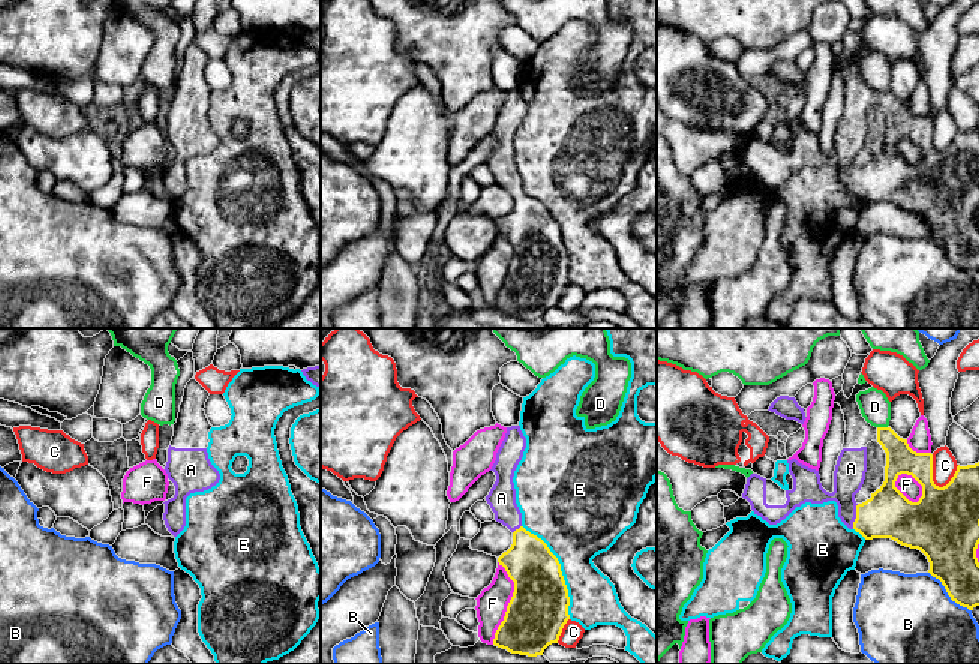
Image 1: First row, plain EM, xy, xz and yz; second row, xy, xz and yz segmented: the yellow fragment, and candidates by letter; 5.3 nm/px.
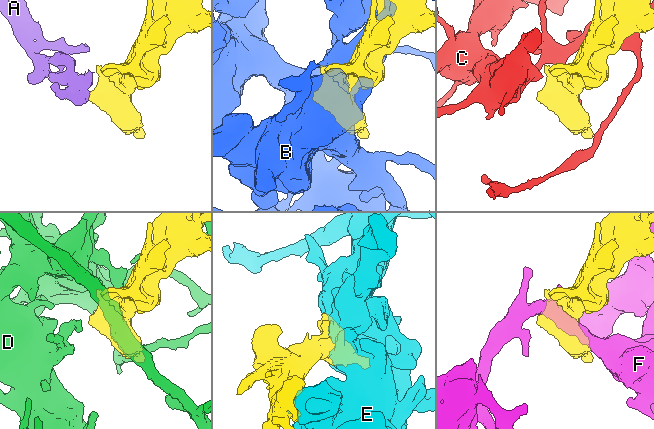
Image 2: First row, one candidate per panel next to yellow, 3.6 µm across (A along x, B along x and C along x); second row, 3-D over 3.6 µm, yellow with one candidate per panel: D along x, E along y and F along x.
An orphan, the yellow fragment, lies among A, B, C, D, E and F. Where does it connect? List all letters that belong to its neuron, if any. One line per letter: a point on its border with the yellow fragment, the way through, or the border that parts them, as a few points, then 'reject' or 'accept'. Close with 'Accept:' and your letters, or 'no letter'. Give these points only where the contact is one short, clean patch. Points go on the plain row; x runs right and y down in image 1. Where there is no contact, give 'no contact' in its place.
A: yz (856, 180) | across yz (888, 177), (883, 180), (856, 180), (847, 171), (849, 138) | accept
B: yz (948, 258) | reject
C: yz (931, 137) | reject
D: yz (882, 92) | reject
E: xz (559, 234) | reject
F: xz (508, 267) | reject
Accept: A

